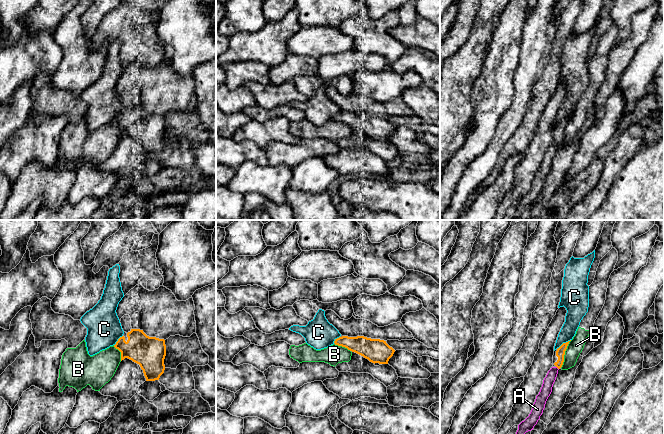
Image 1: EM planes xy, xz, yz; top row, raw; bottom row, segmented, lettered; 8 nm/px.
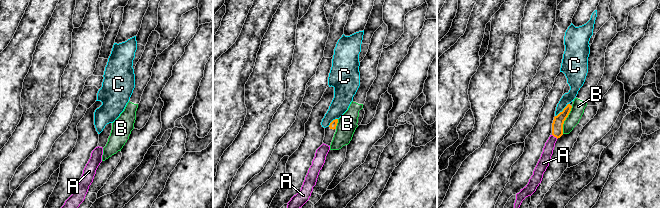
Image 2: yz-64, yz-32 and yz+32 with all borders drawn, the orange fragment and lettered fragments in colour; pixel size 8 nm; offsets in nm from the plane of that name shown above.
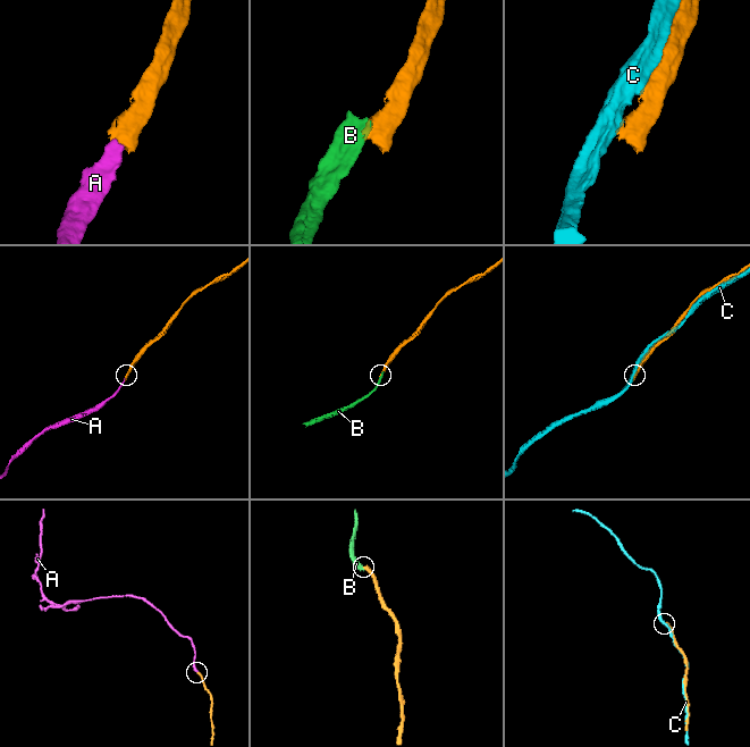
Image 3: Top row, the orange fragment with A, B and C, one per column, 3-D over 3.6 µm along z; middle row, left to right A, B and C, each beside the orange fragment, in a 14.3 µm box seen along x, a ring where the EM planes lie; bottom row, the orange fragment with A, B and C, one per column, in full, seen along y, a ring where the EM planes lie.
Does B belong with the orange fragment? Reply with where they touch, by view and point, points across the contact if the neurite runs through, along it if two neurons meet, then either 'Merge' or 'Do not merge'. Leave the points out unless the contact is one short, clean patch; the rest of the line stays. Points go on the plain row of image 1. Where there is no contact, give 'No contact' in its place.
Touches orange at yz (564, 130). Boundary: yz (571, 116), (565, 127), (563, 140), (560, 143). Do not merge

